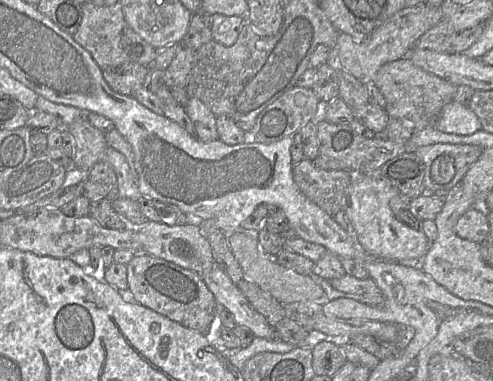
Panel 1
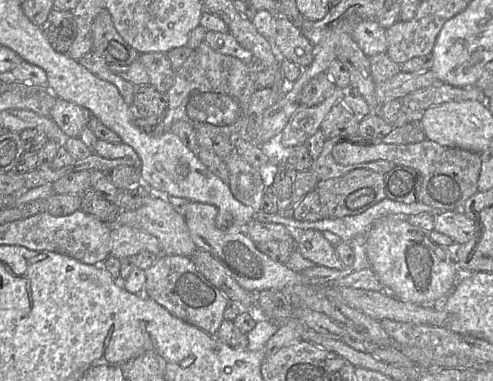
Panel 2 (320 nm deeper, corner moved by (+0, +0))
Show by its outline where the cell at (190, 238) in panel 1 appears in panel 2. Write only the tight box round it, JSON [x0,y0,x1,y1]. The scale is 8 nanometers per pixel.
[110,226,162,259]

